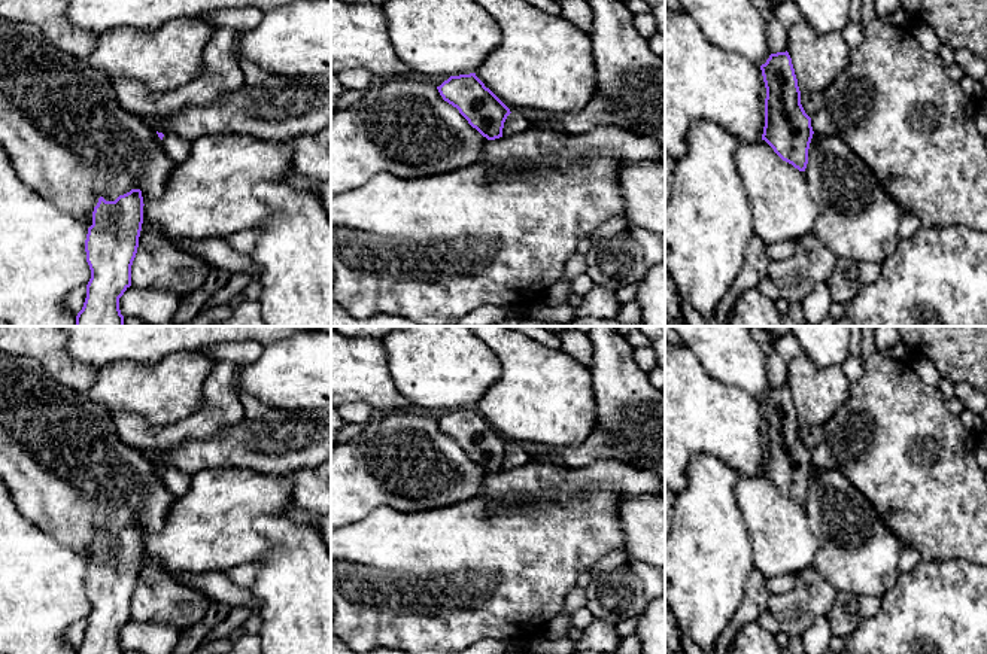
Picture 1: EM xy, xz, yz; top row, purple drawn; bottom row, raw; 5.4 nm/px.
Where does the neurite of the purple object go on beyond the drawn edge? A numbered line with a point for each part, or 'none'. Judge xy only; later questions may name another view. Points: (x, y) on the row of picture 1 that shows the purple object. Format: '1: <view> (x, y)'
none

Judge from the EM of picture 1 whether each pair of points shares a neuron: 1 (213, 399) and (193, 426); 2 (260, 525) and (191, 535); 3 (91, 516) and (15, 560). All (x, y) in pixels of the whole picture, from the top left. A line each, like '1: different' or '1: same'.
1: same
2: different
3: different

